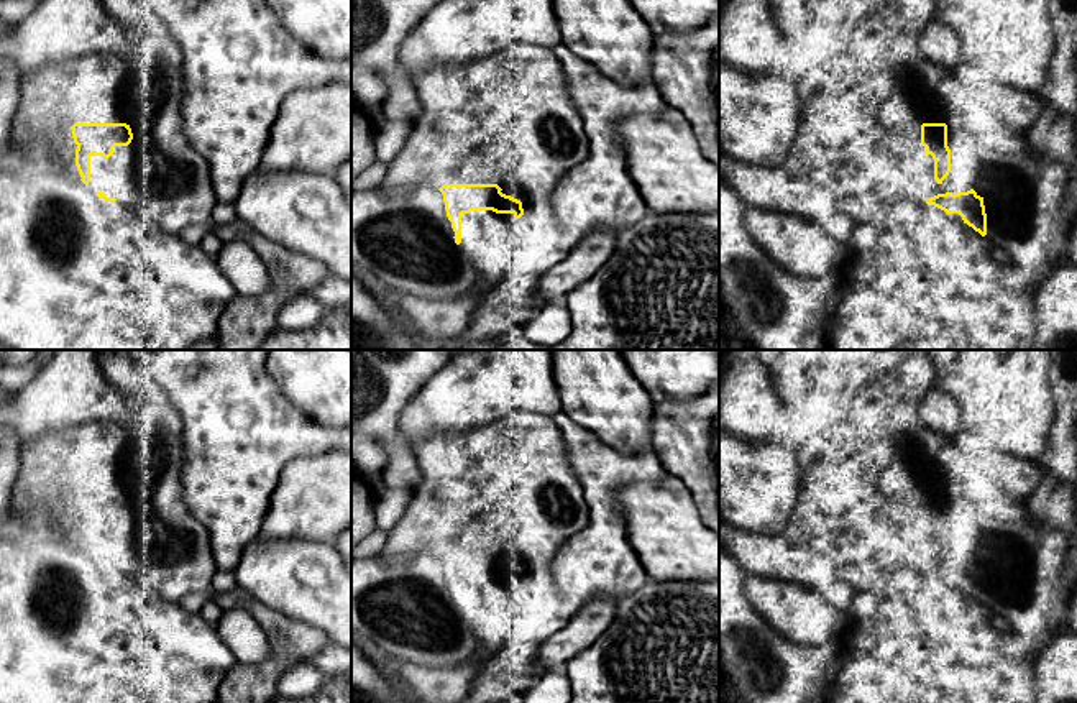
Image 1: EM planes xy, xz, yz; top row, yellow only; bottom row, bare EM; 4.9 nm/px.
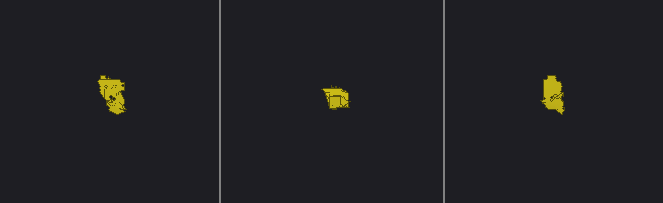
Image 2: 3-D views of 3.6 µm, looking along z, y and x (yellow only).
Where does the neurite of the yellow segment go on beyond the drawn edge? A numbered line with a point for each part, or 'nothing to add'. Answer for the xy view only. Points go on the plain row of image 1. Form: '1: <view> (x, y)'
1: xy (160, 544)

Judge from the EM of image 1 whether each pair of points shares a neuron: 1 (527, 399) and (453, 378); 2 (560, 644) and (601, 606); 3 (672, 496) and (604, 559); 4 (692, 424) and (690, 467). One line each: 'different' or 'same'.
1: same
2: same
3: different
4: same

